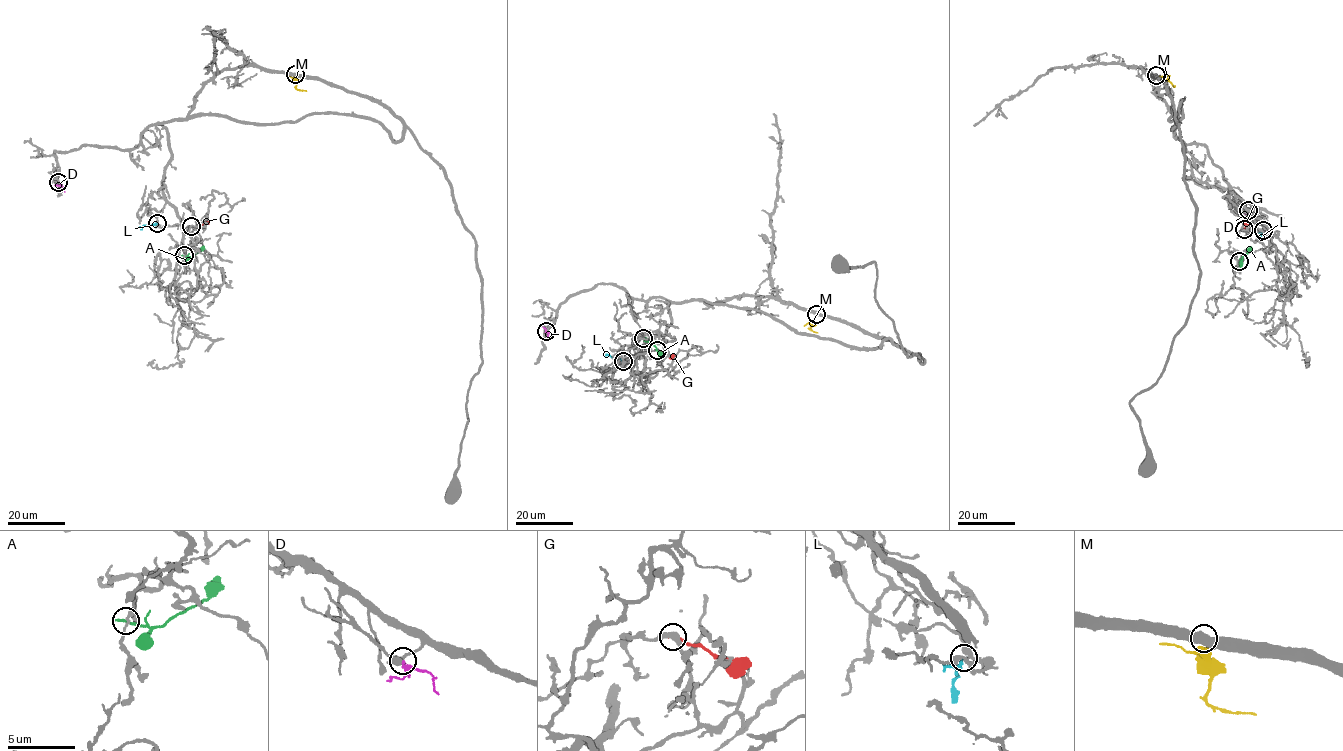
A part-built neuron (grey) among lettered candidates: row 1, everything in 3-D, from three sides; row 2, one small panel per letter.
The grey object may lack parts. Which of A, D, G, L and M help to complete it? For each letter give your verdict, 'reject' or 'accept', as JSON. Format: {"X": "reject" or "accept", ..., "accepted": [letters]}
{"A": "reject", "D": "reject", "G": "reject", "L": "accept", "M": "reject", "accepted": ["L"]}

